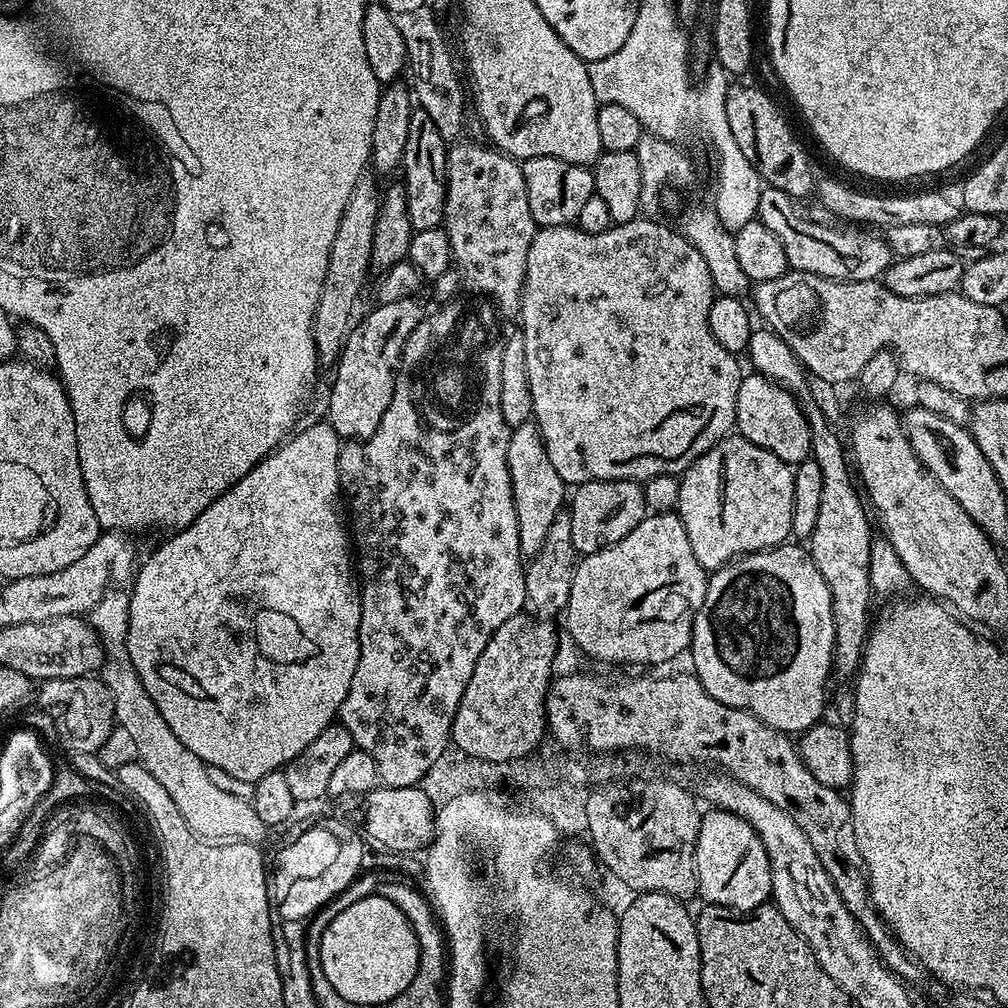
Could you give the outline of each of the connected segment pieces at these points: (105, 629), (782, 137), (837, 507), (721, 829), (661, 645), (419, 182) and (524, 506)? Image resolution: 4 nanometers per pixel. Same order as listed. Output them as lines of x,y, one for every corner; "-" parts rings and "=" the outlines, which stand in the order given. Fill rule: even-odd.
110,590
92,607
92,611
86,616
88,623
98,634
100,644
104,648
102,679
110,690
110,698
114,698
117,725
133,736
134,742
138,746
139,763
144,764
146,770
150,770
150,774
154,774
154,778
158,778
158,783
166,789
166,794
170,794
174,806
178,806
178,814
182,814
186,826
195,836
209,842
263,845
264,835
270,832
270,828
269,825
262,822
262,818
258,818
251,800
234,798
234,794
226,793
214,785
213,773
208,765
204,763
202,758
198,758
198,754
194,754
194,750
190,750
186,746
182,746
182,742
178,742
178,734
174,734
174,730
170,730
170,726
166,726
166,718
162,718
162,714
158,710
158,706
154,706
150,694
146,694
146,686
142,686
142,678
138,678
138,670
134,670
134,662
130,662
130,654
128,653
128,623
130,622
128,597
127,591
=
748,82
733,83
726,94
726,122
730,122
730,131
734,134
739,148
742,149
742,154
750,158
750,162
755,166
761,179
769,187
790,194
795,200
802,200
802,197
806,195
810,196
815,189
816,178
812,176
812,164
808,161
799,138
792,133
791,126
784,121
784,116
775,102
762,89
751,88
750,85
744,83
=
760,326
753,331
746,349
746,356
752,359
752,364
756,367
753,369
759,375
780,384
800,401
800,409
803,410
810,426
811,459
816,460
819,469
822,470
822,503
818,510
818,523
814,526
810,537
810,545
812,544
810,555
814,566
818,566
818,574
822,574
822,578
826,580
832,599
834,650
832,651
831,675
835,679
837,676
840,680
846,679
849,675
849,679
859,667
860,657
864,651
866,627
870,622
870,616
868,620
868,596
870,597
868,566
874,543
874,537
872,537
874,524
873,521
872,524
868,521
869,509
861,493
858,488
858,493
856,493
856,488
852,485
854,472
850,467
845,441
843,444
836,437
837,429
829,424
822,410
818,410
818,402
814,402
814,398
808,392
806,369
790,350
790,346
786,346
786,342
782,342
782,338
778,338
778,334
771,328
=
708,810
700,817
698,842
696,843
696,886
704,904
717,904
734,912
752,912
762,904
769,903
772,894
770,862
766,846
745,820
739,820
733,812
=
675,511
670,512
658,512
655,514
645,515
645,518
642,522
638,522
638,526
634,526
634,530
630,530
630,534
626,534
626,538
622,538
622,542
618,542
614,546
609,548
603,548
600,552
595,552
589,556
584,556
583,559
577,563
576,573
574,574
574,582
570,586
570,598
568,599
568,606
566,611
563,613
562,621
568,627
568,636
585,652
588,656
593,656
596,660
605,660
608,664
664,664
667,660
672,660
675,656
680,656
689,651
691,642
692,642
692,619
698,614
698,610
702,606
702,602
706,598
706,586
708,585
709,573
705,568
701,566
698,562
698,558
694,558
694,550
690,550
690,538
686,538
686,526
682,526
679,515
=
413,111
402,165
402,182
408,197
413,232
434,230
443,225
444,211
448,205
448,150
449,145
438,132
433,118
424,111
=
535,419
522,422
522,426
512,429
510,446
506,450
506,462
514,494
514,514
518,518
520,554
531,558
538,554
538,550
542,550
542,542
551,523
565,505
566,485
562,478
558,478
558,470
554,470
550,454
546,454
546,446
542,442
542,434

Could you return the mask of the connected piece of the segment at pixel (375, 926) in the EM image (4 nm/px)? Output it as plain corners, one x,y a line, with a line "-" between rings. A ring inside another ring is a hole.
379,894
364,897
346,910
356,912
360,924
360,996
368,996
368,1003
377,1006
402,994
414,973
414,937
402,910

